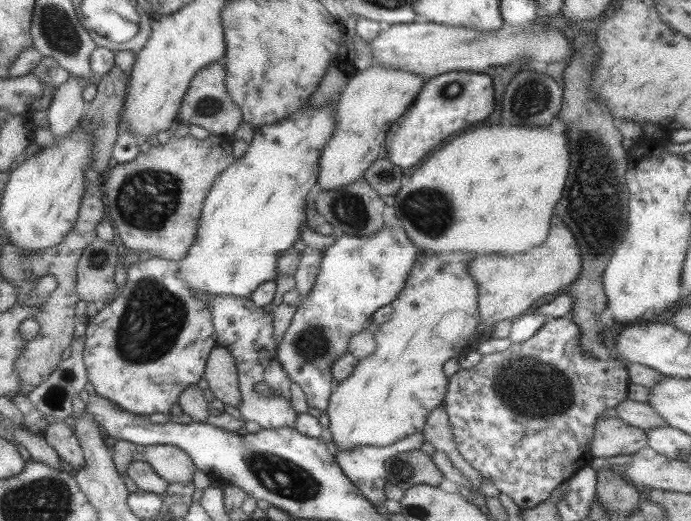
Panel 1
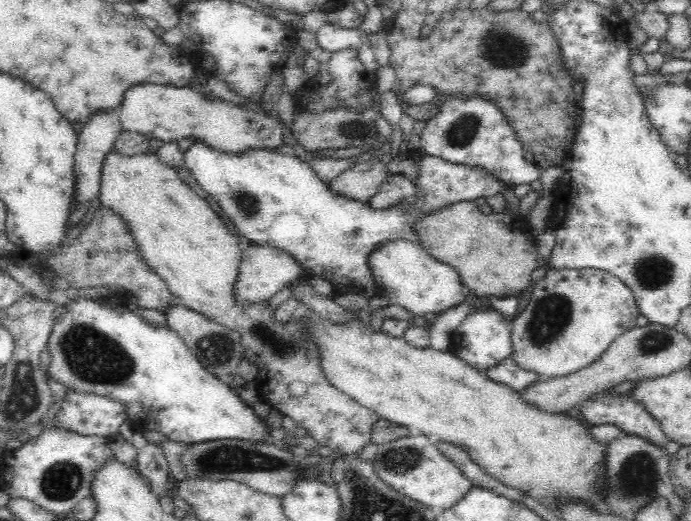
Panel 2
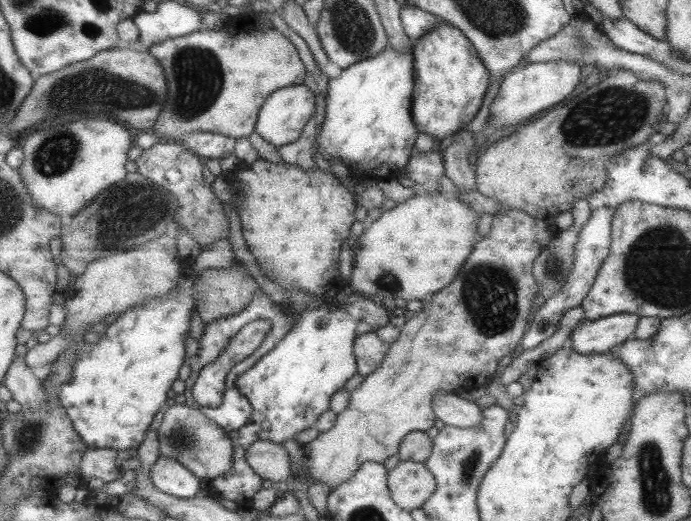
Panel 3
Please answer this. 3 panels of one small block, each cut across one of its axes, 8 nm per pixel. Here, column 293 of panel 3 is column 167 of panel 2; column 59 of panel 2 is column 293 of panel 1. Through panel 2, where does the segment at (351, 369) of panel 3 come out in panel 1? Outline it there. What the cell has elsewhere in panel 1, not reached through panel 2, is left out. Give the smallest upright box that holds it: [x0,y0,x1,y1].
[276,227,420,410]

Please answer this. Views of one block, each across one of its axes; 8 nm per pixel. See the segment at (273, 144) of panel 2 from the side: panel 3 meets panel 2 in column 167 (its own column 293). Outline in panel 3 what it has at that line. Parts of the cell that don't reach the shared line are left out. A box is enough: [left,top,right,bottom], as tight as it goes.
[255,84,316,147]

